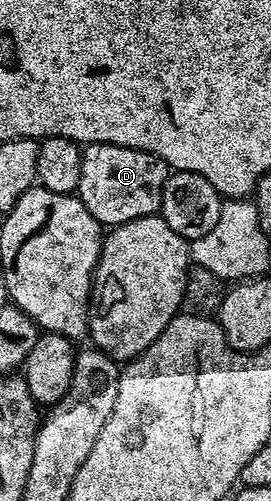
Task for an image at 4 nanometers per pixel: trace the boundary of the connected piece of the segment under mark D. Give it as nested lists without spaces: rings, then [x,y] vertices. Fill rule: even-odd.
[[[86,144],[82,148],[82,174],[78,178],[75,195],[79,196],[82,206],[86,206],[90,214],[94,214],[101,226],[125,224],[143,216],[155,216],[159,213],[162,190],[169,175],[168,163],[149,152],[117,144]]]

